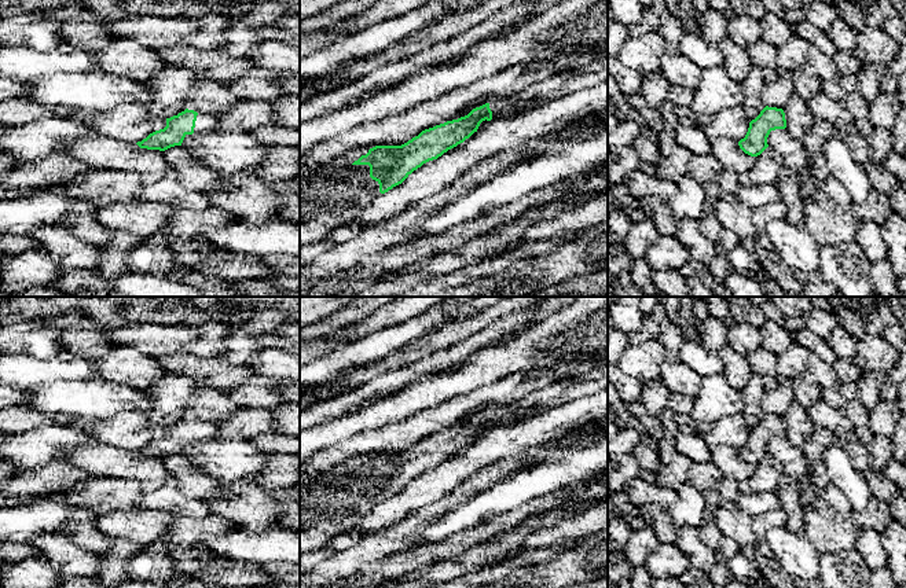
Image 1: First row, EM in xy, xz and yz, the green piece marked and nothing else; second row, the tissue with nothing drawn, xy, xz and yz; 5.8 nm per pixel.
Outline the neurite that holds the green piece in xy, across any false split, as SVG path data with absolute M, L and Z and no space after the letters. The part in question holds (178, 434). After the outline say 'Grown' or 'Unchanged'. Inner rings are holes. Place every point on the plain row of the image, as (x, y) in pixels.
M186 416L184 419L166 426L164 437L150 441L136 452L140 456L165 459L175 453L181 453L187 444L197 444L214 440L217 425Z. Grown

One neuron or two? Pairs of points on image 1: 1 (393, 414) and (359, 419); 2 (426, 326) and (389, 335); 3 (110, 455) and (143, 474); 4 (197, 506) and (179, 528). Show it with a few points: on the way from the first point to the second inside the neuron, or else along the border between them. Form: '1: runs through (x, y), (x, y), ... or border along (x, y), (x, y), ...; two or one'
1: runs through (385, 414), (367, 418); one
2: runs through (417, 327), (399, 335); one
3: runs through (118, 463), (135, 467); one
4: border along (211, 513), (178, 517); two

